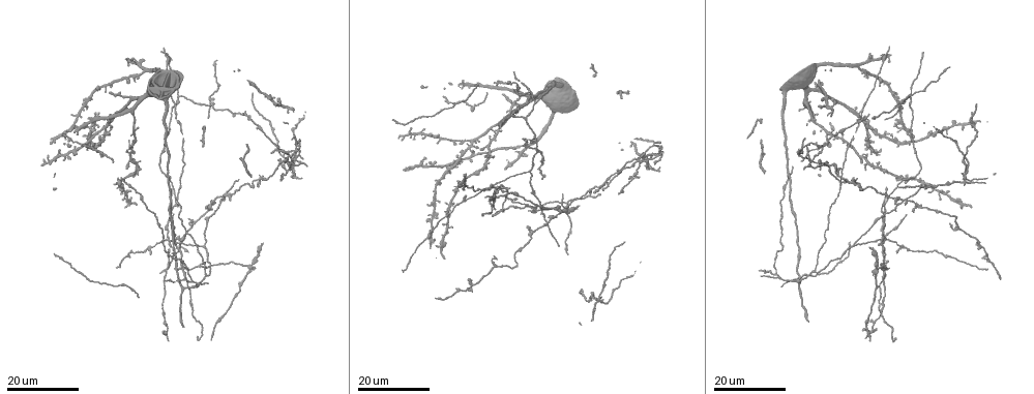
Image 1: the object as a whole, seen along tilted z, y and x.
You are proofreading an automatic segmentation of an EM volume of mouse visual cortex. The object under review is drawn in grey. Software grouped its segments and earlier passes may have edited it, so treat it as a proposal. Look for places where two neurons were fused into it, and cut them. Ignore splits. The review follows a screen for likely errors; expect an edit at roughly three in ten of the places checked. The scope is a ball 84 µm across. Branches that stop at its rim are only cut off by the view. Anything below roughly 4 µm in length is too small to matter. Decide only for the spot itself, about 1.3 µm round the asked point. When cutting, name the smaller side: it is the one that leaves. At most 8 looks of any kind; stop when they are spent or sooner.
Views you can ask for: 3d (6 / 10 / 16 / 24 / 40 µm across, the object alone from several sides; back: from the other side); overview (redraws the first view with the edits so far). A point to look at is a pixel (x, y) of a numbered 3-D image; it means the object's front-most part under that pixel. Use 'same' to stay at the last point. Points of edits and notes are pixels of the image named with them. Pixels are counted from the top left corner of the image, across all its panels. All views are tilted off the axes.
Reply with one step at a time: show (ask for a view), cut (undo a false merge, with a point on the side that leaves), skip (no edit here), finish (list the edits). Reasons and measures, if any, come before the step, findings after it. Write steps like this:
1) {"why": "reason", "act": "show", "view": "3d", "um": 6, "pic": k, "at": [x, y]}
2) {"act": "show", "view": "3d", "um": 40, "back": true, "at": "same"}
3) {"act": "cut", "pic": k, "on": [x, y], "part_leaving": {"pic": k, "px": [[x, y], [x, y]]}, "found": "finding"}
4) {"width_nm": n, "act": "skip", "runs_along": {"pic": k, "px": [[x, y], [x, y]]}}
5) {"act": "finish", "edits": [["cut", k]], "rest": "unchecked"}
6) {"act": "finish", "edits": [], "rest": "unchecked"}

{"why": "three-way junction", "act": "show", "view": "3d", "um": 24, "pic": 1, "at": [193, 280]}

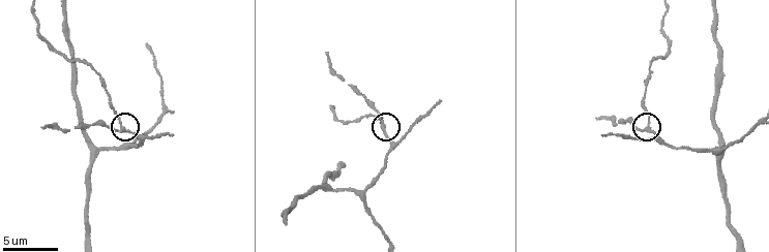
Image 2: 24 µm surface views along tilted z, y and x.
{"act": "show", "view": "3d", "um": 10, "pic": 2, "at": [647, 128]}

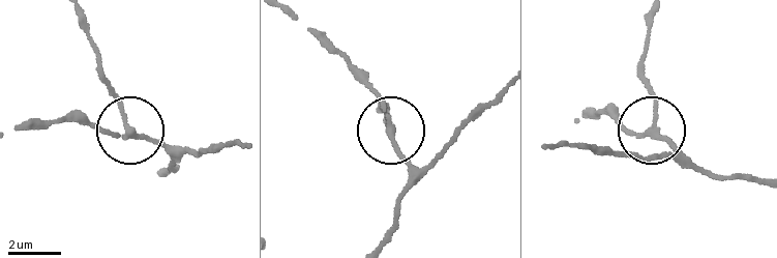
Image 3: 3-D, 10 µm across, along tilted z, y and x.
{"act": "show", "view": "3d", "um": 10, "back": true, "pic": 3, "at": [391, 130]}

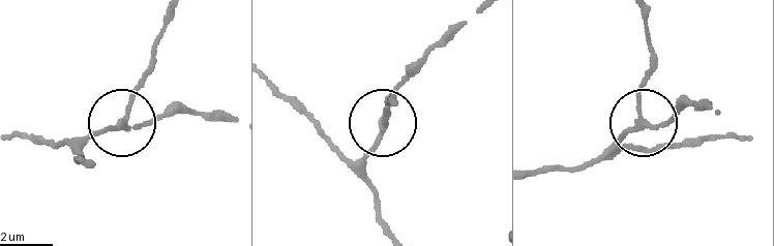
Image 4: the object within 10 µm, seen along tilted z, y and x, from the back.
{"act": "skip", "runs_along": {"pic": 4, "px": [[531, 170], [568, 171], [617, 150], [638, 121], [650, 48]]}, "found": "all the same neuron"}

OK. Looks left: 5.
{"why": "sudden change in width", "act": "show", "view": "3d", "um": 16, "pic": 1, "at": [208, 253]}

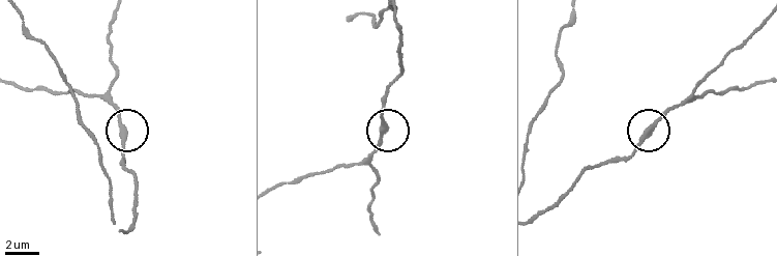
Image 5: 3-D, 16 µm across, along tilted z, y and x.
{"act": "show", "view": "3d", "um": 6, "pic": 5, "at": [640, 139]}

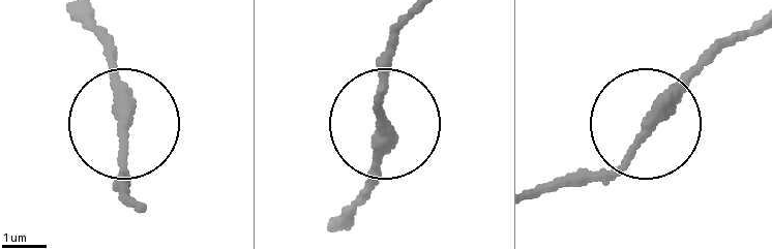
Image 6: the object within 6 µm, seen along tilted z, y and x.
{"act": "skip", "runs_along": {"pic": 6, "px": [[131, 203], [126, 86], [89, 18]]}, "found": "all the same neuron"}

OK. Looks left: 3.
{"why": "three arms meet", "act": "show", "view": "3d", "um": 24, "pic": 1, "at": [142, 73]}

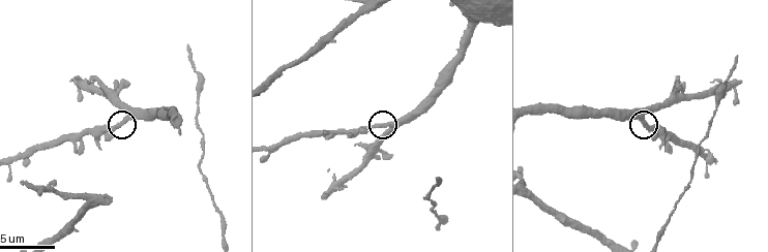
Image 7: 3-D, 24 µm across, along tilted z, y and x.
{"act": "show", "view": "3d", "um": 10, "pic": 7, "at": [642, 119]}

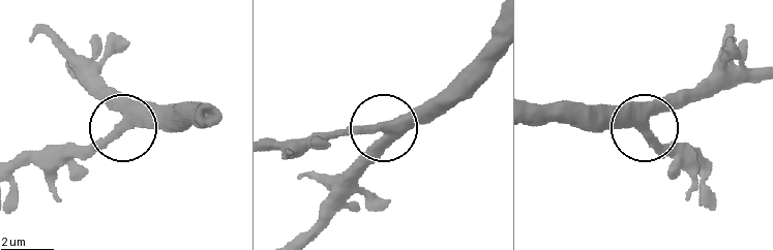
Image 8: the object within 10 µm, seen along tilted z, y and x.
{"width_nm": 380, "act": "skip", "found": "all the same neuron"}

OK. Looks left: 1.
{"act": "finish", "edits": [], "rest": "unchecked"}

